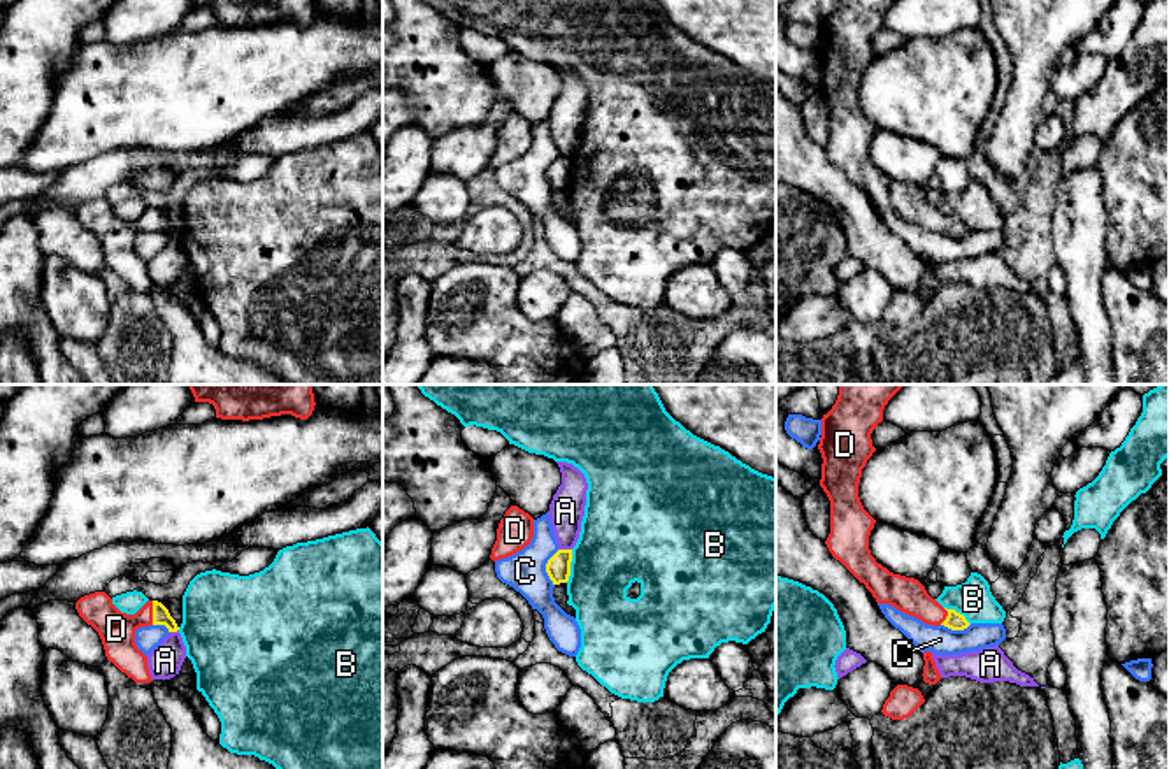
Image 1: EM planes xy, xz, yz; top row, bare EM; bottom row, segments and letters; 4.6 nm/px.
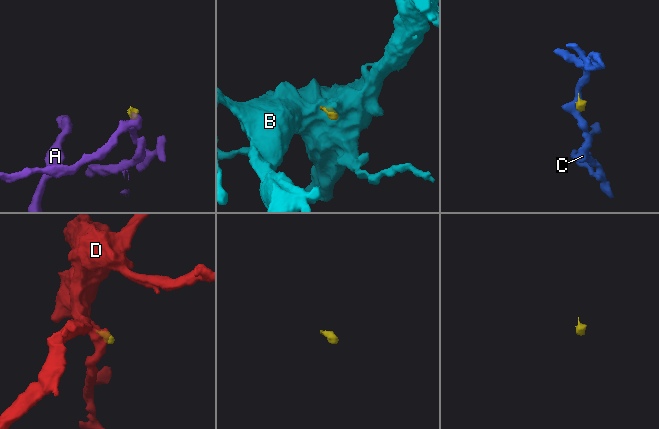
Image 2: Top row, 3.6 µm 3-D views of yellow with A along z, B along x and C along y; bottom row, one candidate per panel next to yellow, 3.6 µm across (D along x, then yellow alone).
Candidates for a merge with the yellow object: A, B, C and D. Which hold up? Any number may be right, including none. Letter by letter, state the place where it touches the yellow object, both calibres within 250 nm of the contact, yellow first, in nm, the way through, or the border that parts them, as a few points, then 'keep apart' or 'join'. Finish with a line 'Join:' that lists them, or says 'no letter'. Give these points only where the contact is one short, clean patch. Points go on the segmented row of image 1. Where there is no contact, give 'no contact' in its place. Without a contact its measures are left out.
A: meets yellow in xz at (566, 550); 110 nm thick on the yellow side, 160 nm on the other; border along xz (560, 548), (571, 550); keep apart
B: meets yellow in xz at (569, 566); 110 nm thick on the yellow side, 380 nm on the other; border along xz (573, 550), (566, 582); keep apart
C: meets yellow in xz at (546, 567); 110 nm thick on the yellow side, 190 nm on the other; border along xz (559, 548), (546, 564), (546, 574), (553, 585); keep apart
D: meets yellow in xy at (153, 613); 80 nm thick on the yellow side, 170 nm on the other; runs through xy (160, 613), (153, 613), (116, 629); join
Join: D

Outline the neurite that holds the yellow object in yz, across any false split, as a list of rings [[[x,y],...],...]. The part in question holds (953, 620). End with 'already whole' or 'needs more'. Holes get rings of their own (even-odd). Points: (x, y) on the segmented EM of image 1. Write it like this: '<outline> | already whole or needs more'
[[[839,384],[836,404],[821,418],[820,486],[830,500],[830,534],[825,544],[876,602],[890,604],[927,625],[964,630],[971,625],[964,614],[944,609],[918,579],[890,572],[869,550],[876,520],[860,502],[858,483],[876,451],[871,434],[883,421],[885,406],[902,386],[906,384]]] | needs more

